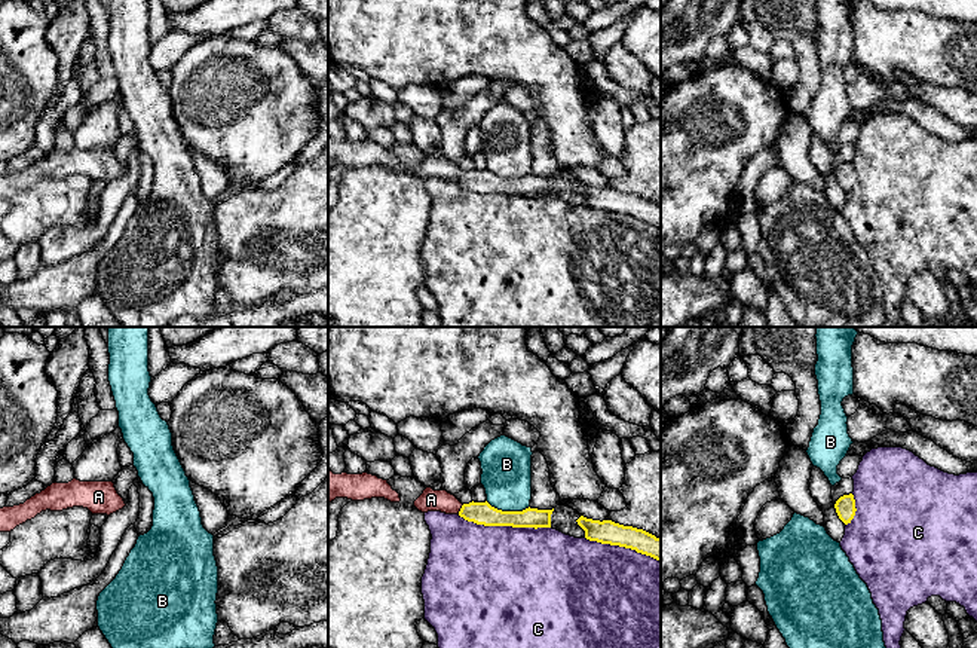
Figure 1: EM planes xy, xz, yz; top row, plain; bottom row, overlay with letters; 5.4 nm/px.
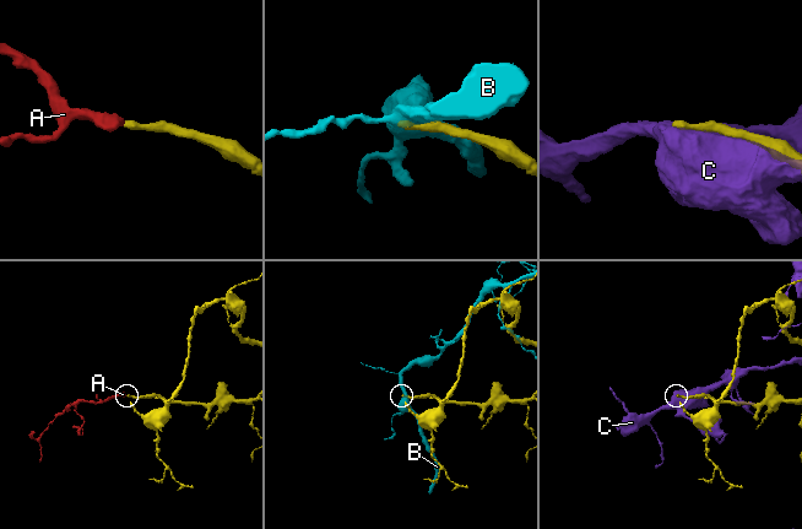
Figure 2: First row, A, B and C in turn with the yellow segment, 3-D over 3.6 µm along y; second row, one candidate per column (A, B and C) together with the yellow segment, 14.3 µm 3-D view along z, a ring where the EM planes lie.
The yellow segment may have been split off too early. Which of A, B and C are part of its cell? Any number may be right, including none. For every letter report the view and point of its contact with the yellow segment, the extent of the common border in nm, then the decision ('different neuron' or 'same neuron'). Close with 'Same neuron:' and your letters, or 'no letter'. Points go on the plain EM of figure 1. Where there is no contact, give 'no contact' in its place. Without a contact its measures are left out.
A: contact xz (461, 176); length 70 nm; same neuron
B: contact xz (508, 179); length 240 nm; different neuron
C: contact xz (504, 192); length 500 nm; different neuron
Same neuron: A

